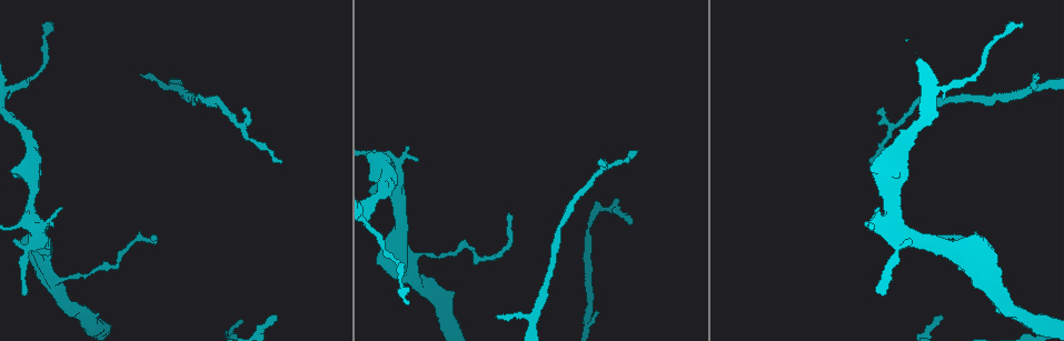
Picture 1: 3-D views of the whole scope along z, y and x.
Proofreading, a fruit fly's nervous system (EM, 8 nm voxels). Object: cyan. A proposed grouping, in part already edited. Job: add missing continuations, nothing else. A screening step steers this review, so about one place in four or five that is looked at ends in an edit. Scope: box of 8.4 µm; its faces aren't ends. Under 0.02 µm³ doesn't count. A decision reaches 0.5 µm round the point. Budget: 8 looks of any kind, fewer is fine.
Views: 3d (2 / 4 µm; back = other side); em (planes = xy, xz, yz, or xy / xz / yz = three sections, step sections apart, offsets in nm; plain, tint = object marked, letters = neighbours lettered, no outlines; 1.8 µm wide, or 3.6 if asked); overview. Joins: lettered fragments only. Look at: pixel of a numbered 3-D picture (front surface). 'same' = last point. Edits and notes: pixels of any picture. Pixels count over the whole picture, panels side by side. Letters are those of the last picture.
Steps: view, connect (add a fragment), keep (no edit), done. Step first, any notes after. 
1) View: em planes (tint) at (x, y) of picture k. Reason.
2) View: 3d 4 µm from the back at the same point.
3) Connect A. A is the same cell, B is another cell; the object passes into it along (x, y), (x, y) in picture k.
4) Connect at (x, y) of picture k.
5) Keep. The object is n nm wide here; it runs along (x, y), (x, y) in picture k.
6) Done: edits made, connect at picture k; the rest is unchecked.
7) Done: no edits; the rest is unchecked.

View: em xz step 4 (tint) at (596, 312) of picture 1.

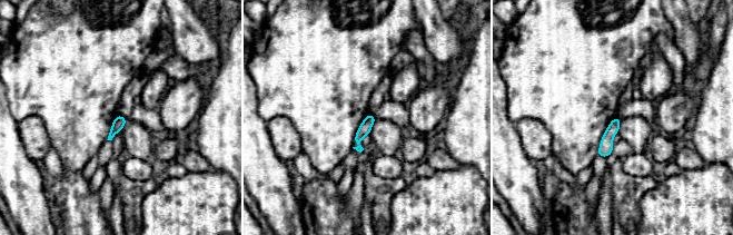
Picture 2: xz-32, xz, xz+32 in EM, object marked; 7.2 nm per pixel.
View: em planes (letters) at the same point. Cut it another way.

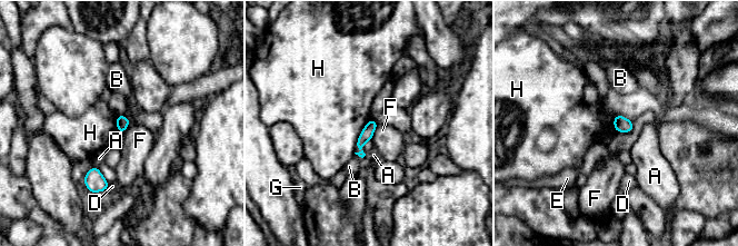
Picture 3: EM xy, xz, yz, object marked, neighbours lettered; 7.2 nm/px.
Keep. A, B, D, E, F, G and H are other cells; a border runs along (370, 119), (361, 130), (356, 148) in picture 3; none of them fits.

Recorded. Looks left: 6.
View: 3d 2 µm from the back at (511, 217) of picture 1. An open end.

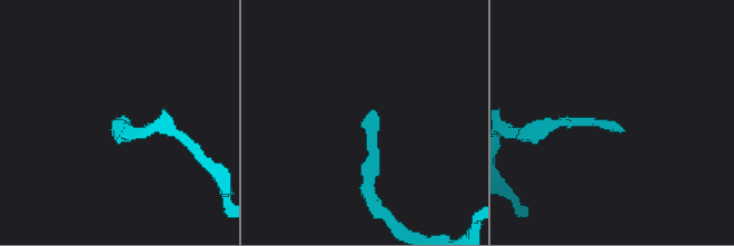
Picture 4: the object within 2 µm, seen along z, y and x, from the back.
View: em planes (letters) at (620, 130) of picture 4.

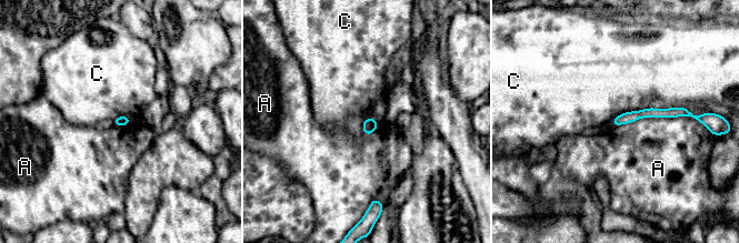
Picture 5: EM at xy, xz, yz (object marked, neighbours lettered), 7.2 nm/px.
Keep. A and C are other cells; it runs along (681, 111), (646, 112), (615, 122) in picture 5; no lettered fragment goes on from it.

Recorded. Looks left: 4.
View: 3d 4 µm at (34, 227) of picture 1. Three arms meet.

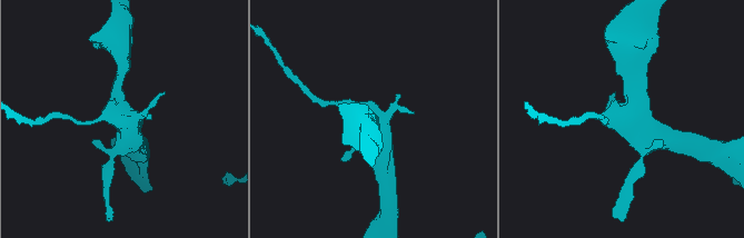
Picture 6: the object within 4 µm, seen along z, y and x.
View: em xz step 8 (tint) at (635, 118) of picture 6. Need the tissue.

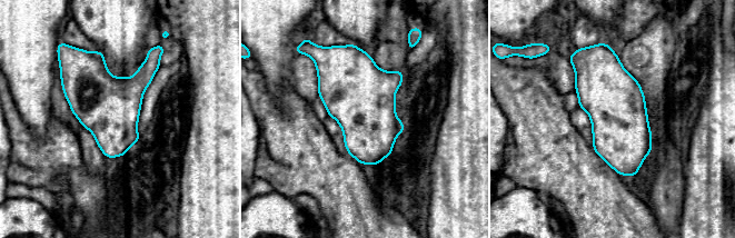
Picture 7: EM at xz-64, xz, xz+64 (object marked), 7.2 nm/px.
View: em yz step 8 (letters) at the same point.

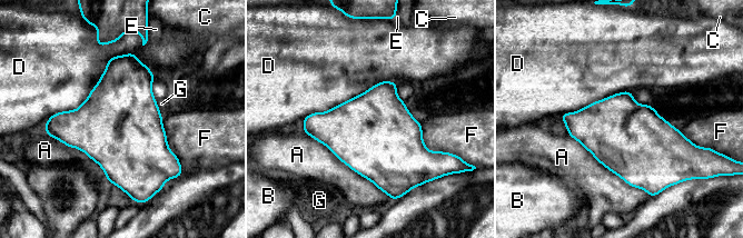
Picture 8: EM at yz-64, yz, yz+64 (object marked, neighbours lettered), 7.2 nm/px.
Keep. A, B, C, D, E, F and G are other cells; a border runs along (156, 100), (160, 111) in picture 8; none of them fits.

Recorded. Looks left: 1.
Done: no edits; the rest is unchecked.

